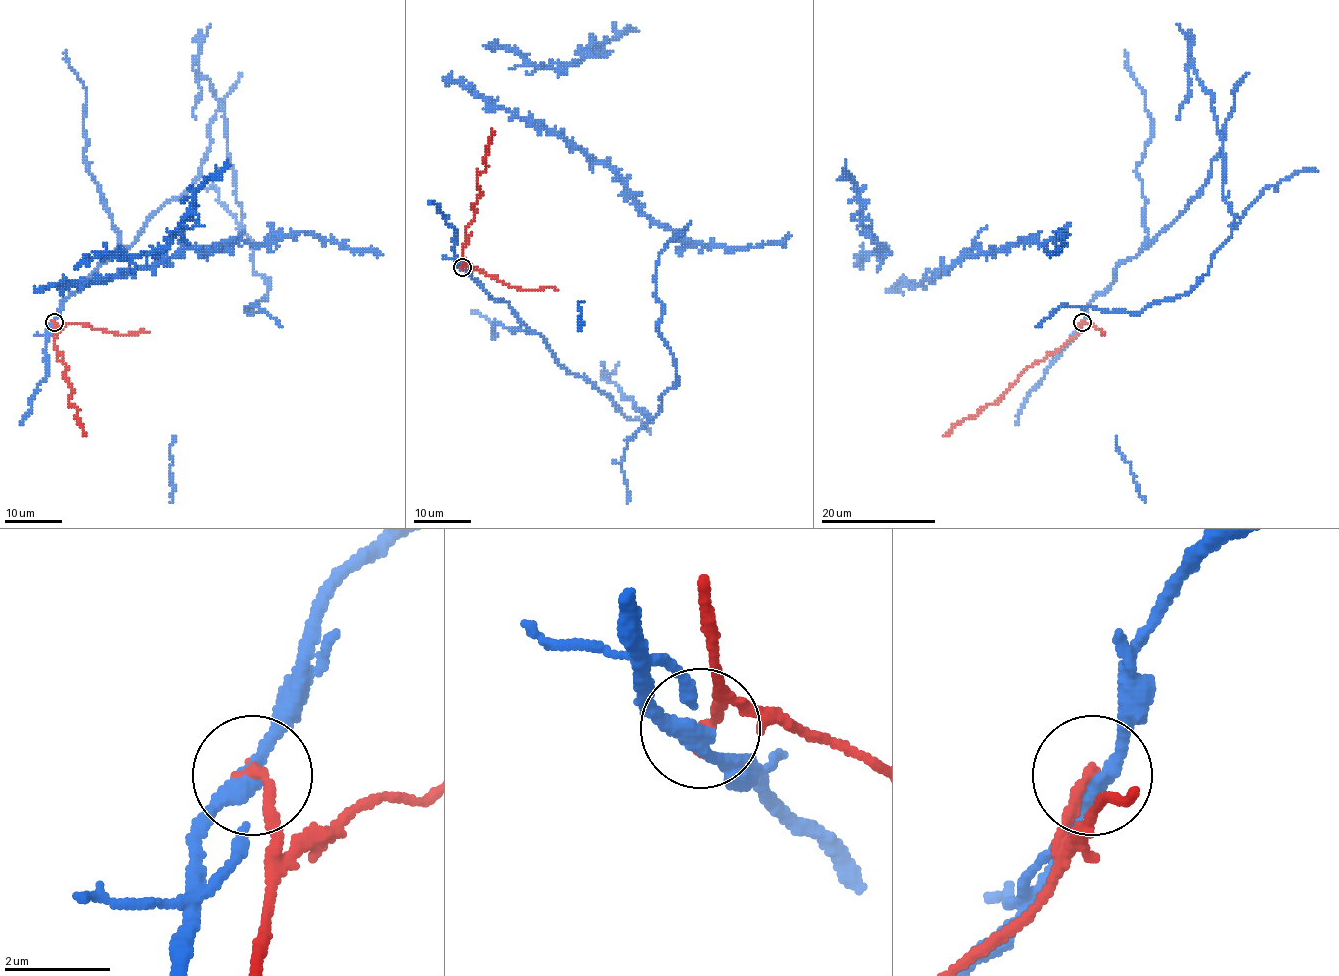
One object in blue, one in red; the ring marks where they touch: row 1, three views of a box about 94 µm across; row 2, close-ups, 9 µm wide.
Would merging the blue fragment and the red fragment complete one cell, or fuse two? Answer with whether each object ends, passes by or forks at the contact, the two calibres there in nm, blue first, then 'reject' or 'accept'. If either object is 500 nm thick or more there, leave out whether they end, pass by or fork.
blue passes by | red ends | 320/220 nm | reject

